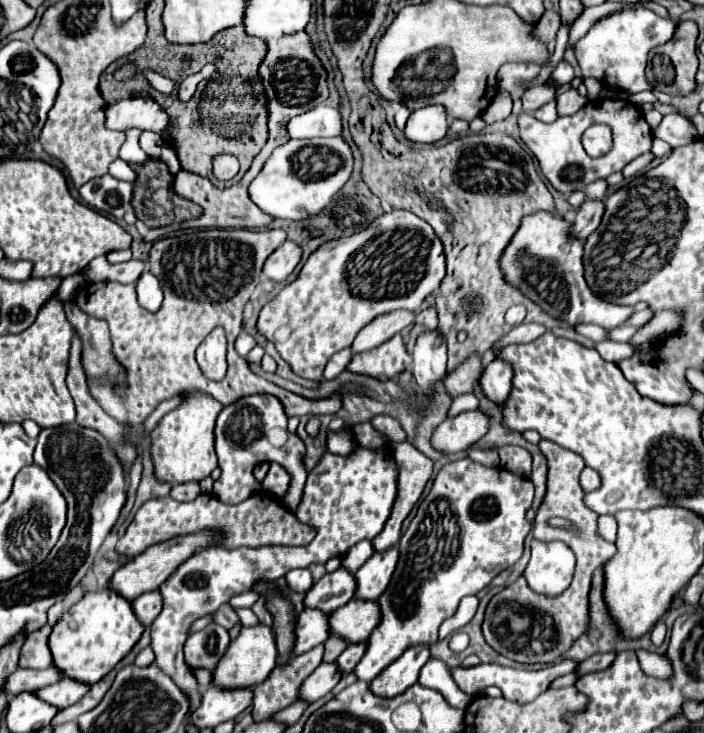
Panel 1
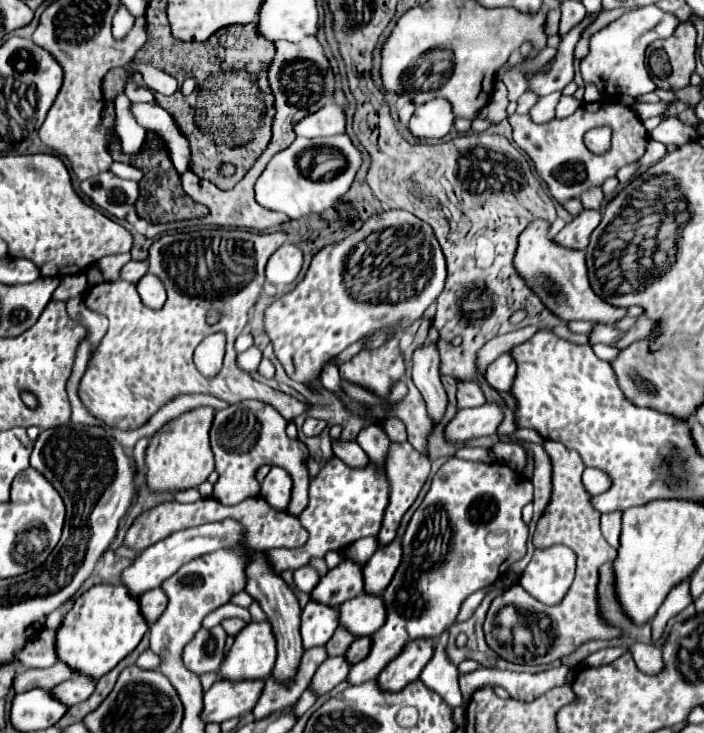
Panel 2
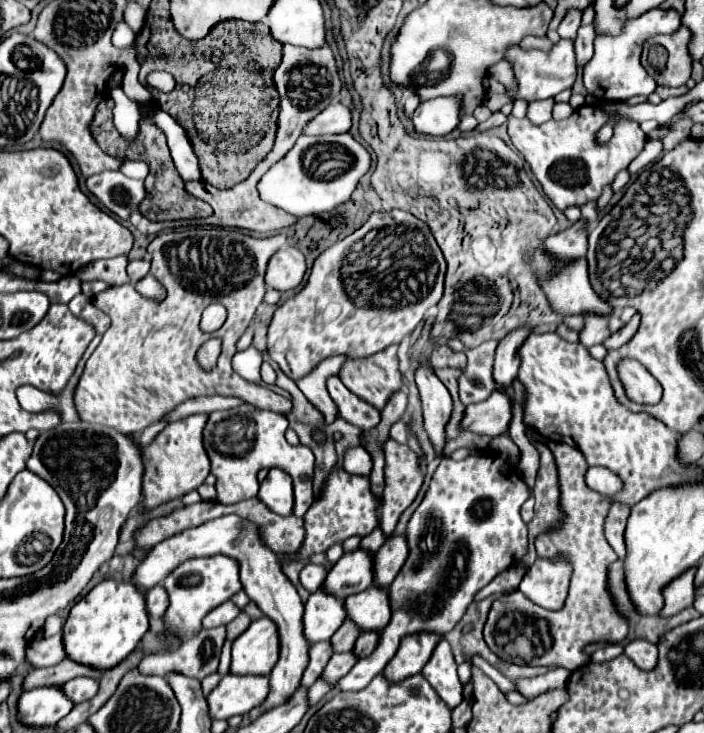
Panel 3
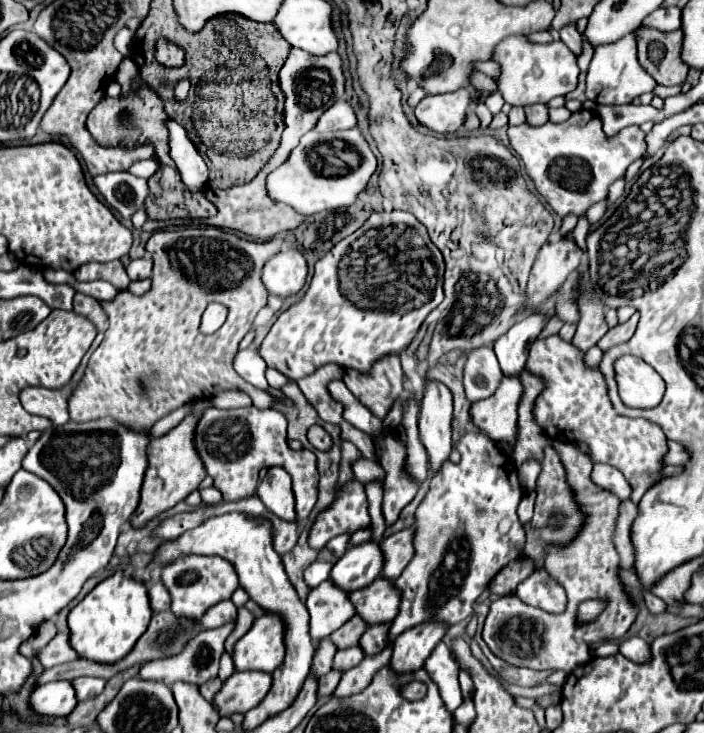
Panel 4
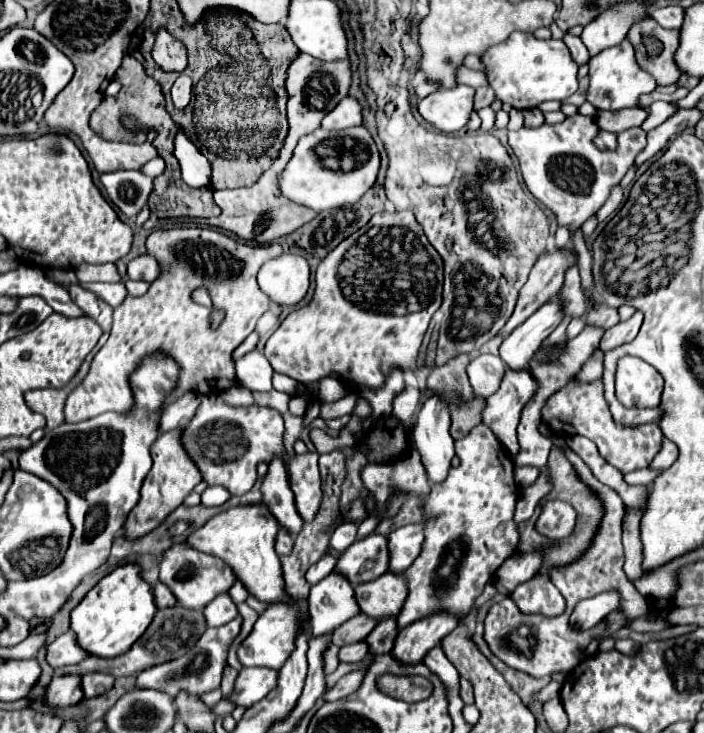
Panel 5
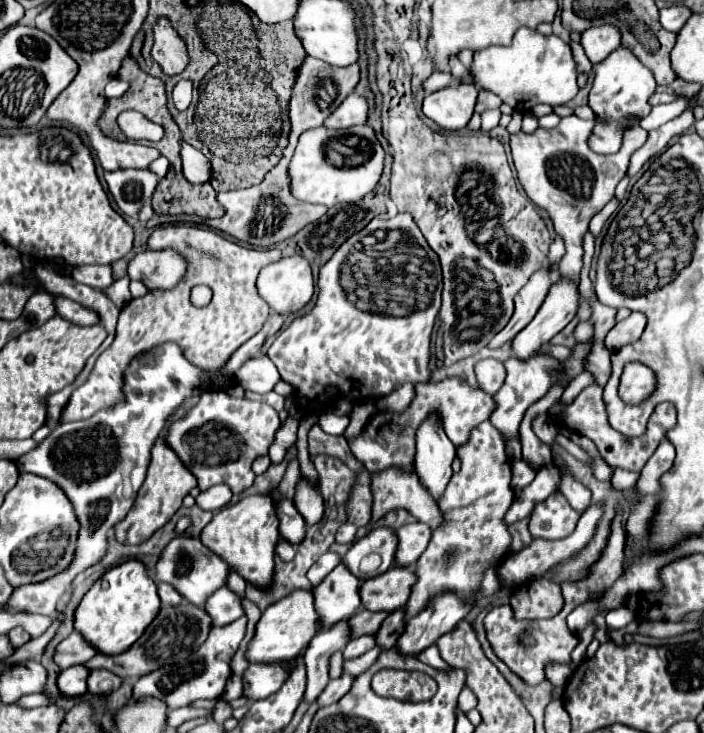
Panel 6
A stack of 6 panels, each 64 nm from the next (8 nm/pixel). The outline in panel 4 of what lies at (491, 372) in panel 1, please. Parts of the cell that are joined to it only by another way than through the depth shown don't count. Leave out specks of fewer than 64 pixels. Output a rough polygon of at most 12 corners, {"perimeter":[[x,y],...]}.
{"perimeter":[[532,314],[494,342],[504,376],[524,370],[546,318]]}

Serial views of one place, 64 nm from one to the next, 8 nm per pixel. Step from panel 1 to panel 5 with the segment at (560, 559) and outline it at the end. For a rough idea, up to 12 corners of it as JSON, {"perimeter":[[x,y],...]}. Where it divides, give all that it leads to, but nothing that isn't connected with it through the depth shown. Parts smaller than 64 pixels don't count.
{"perimeter":[[536,574],[512,592],[522,612],[556,616],[564,596],[548,574]]}

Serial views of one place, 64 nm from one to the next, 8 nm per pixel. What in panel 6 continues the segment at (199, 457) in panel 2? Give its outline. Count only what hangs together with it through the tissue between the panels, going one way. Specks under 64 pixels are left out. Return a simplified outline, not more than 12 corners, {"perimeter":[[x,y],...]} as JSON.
{"perimeter":[[166,444],[152,464],[116,540],[140,544],[182,506],[196,476]]}

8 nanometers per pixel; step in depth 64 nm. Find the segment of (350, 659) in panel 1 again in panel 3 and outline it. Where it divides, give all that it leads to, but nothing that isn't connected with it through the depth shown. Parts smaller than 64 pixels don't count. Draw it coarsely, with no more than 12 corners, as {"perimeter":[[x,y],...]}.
{"perimeter":[[362,632],[352,648],[356,658],[372,654],[376,632]]}

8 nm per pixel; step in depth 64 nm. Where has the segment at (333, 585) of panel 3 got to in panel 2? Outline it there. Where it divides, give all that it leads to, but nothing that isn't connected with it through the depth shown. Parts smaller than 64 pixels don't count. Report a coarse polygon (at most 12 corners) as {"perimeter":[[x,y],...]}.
{"perimeter":[[342,560],[310,598],[338,608],[362,594],[360,568]]}

